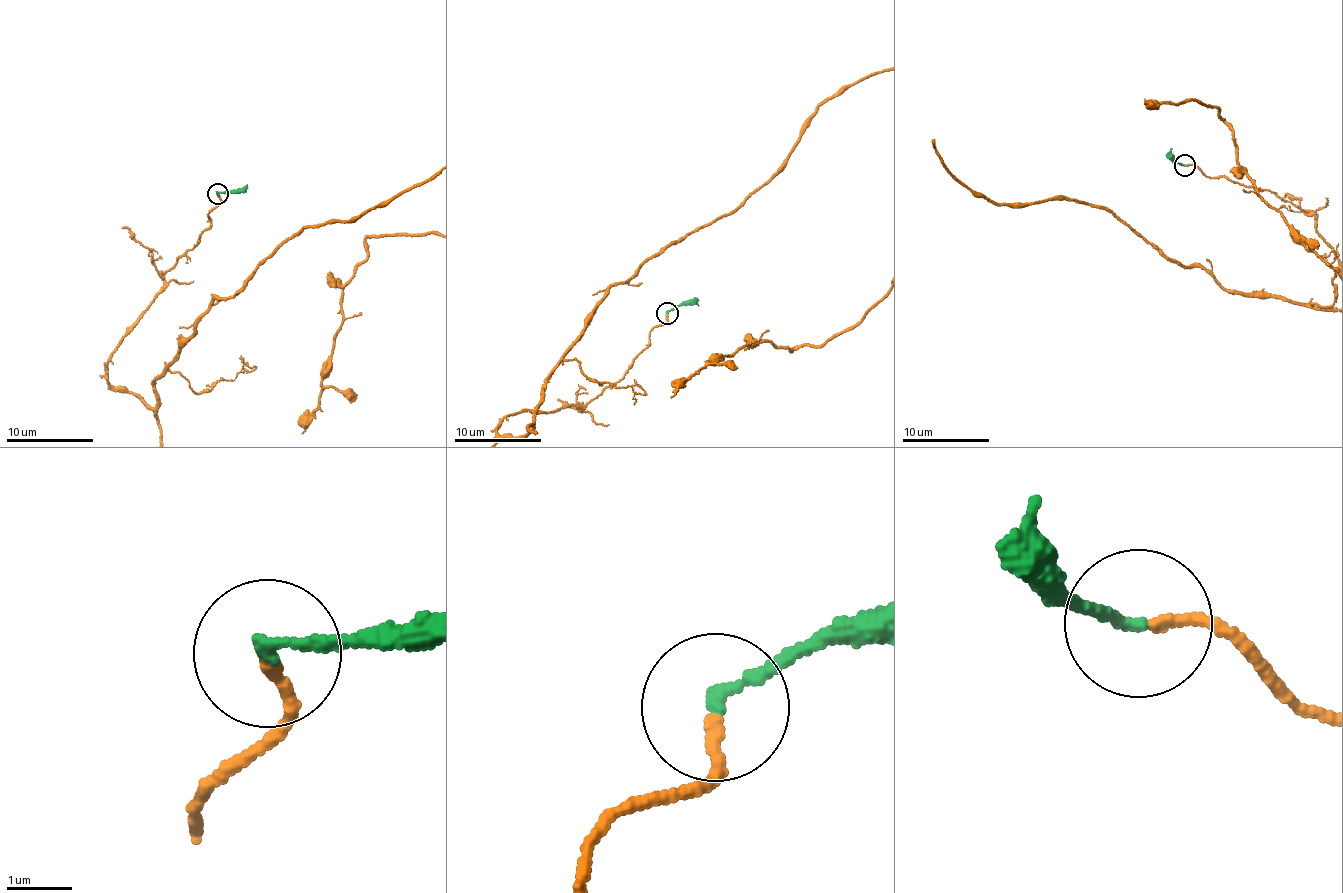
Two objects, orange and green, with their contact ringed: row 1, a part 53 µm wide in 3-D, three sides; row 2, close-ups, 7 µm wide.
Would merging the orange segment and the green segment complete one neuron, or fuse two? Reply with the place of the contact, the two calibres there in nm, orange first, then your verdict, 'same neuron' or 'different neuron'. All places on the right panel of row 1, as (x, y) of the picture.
place (1185, 165); calibres 170 and 180 nm; same neuron

